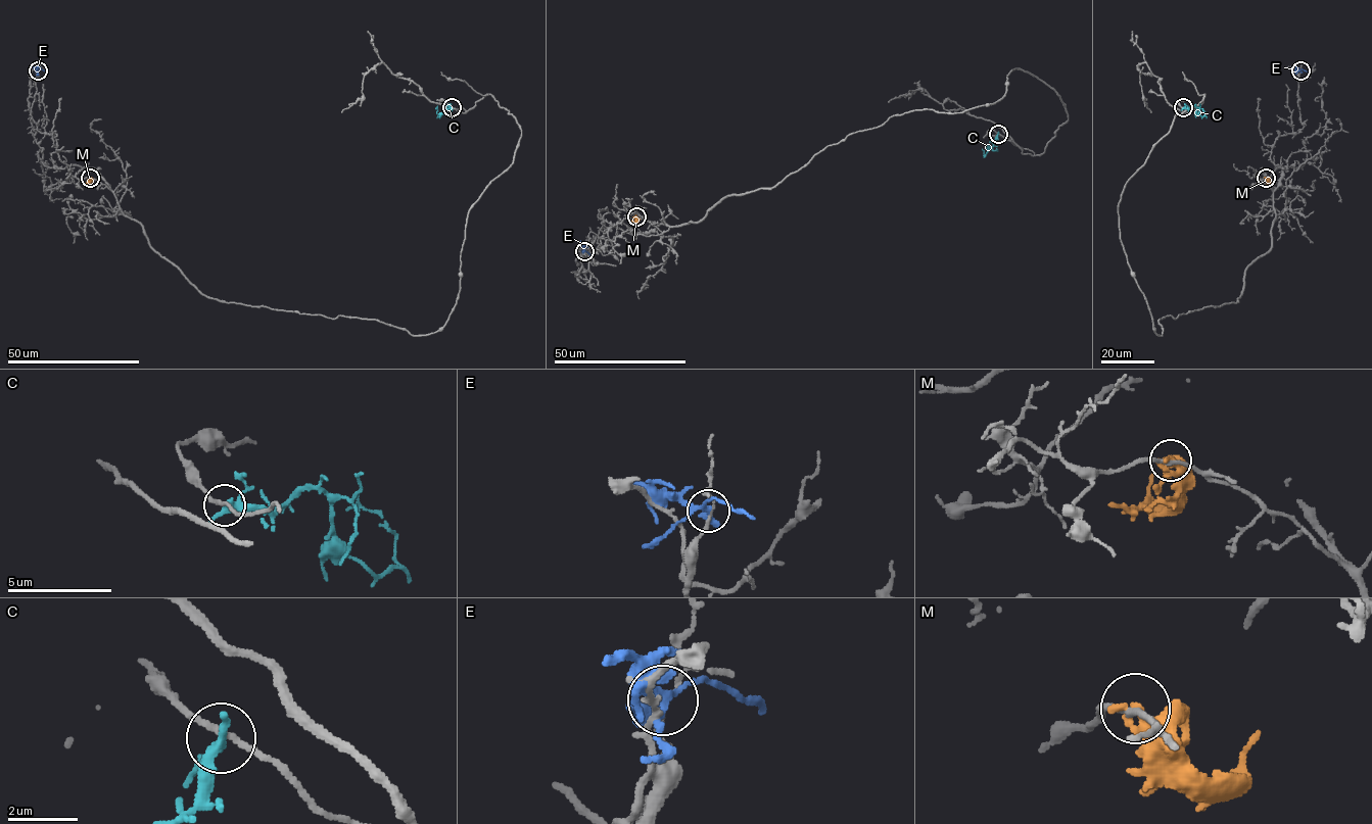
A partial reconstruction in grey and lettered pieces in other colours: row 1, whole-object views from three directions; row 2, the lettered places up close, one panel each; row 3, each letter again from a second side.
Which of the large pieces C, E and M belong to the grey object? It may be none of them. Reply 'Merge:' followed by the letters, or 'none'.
Merge: none

